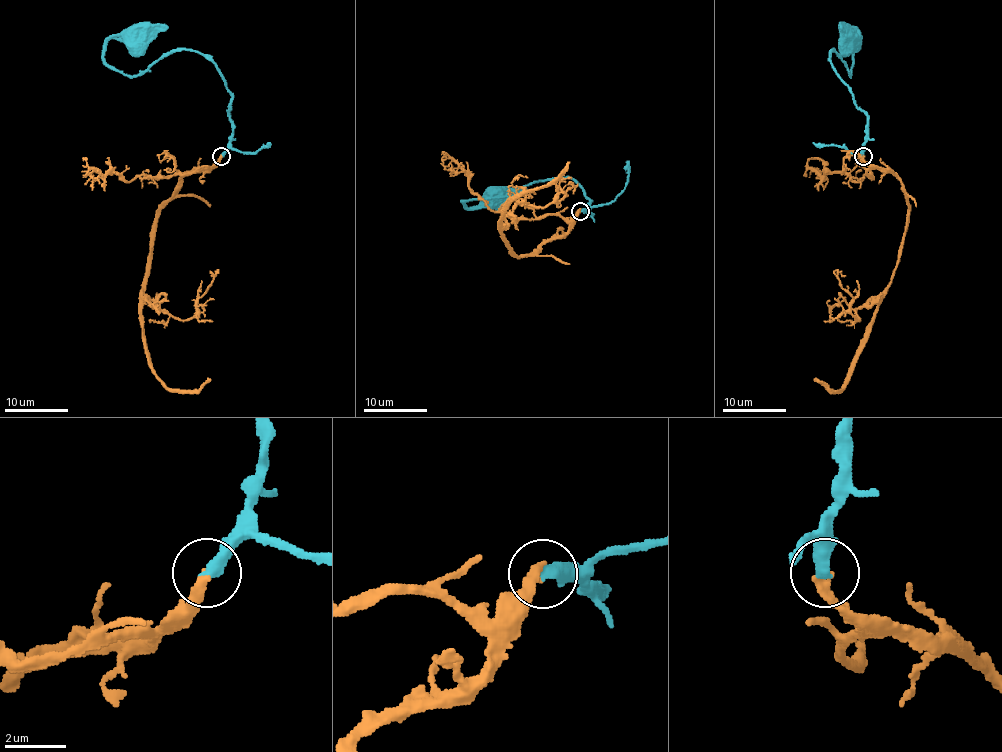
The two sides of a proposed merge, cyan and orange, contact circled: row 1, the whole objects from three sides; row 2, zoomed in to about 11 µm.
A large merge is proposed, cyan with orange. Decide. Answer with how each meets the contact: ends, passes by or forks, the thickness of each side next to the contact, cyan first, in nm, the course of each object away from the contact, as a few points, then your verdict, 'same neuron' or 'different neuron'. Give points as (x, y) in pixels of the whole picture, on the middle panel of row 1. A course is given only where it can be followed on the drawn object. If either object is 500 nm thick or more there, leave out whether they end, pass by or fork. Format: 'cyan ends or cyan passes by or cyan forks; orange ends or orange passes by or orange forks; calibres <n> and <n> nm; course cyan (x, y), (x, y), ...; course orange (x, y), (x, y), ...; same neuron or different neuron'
cyan ends; orange ends; calibres 460 and 280 nm; course cyan (579, 211), (591, 216), (591, 202), (570, 178), (462, 202), (483, 206), (495, 195); course orange (579, 211), (567, 230), (537, 249), (516, 255), (500, 227), (513, 200), (549, 186), (570, 162); same neuron

